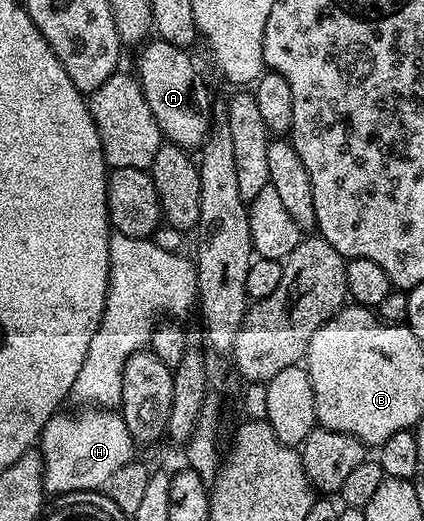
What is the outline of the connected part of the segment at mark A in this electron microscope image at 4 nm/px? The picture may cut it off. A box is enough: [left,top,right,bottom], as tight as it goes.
[135,39,209,151]

